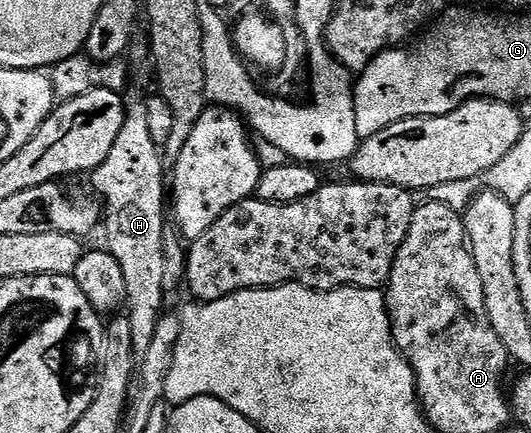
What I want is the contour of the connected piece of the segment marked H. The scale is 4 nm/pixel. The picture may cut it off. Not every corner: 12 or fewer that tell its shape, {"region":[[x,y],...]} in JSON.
{"region":[[129,106],[91,172],[130,347],[165,314],[165,156]]}

